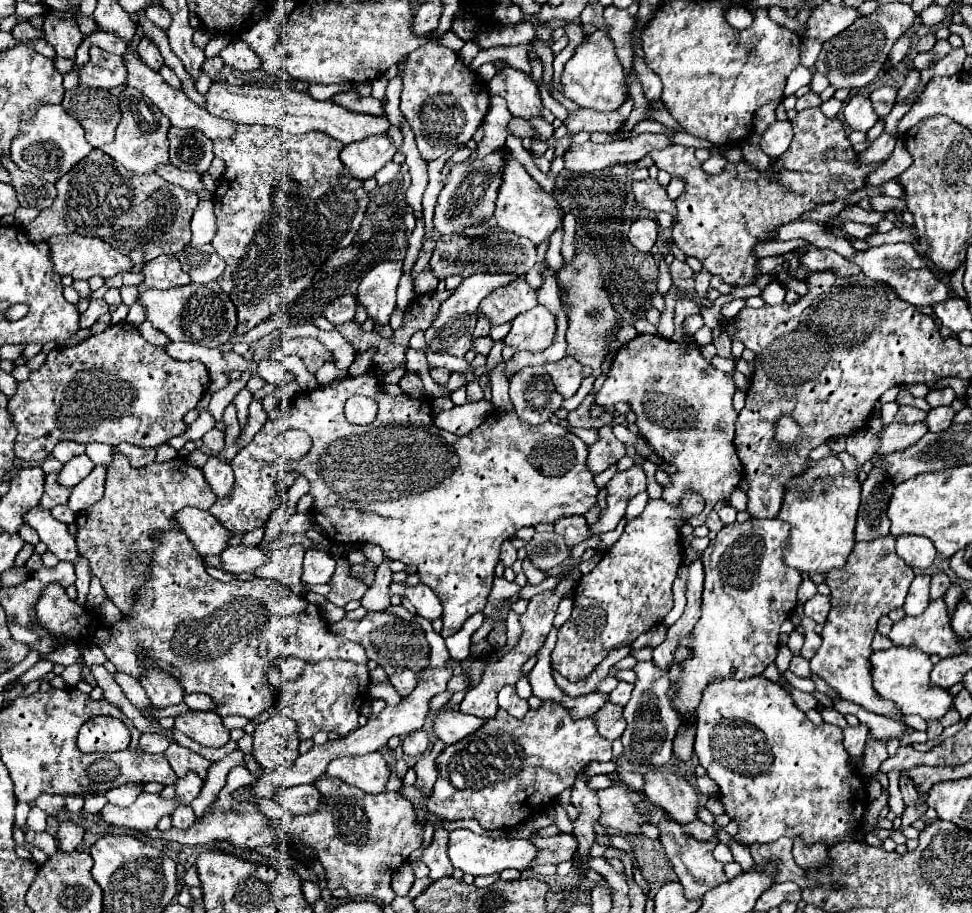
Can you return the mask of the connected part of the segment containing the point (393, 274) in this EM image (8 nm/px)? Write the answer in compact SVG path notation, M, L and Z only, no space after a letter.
M381 262L359 284L357 298L365 306L367 316L379 328L389 324L389 316L395 310L399 278L401 262Z

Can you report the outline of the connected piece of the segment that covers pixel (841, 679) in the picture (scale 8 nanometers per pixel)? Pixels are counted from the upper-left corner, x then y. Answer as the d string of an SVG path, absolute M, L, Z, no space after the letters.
M887 534L869 542L857 542L849 562L841 570L831 570L827 574L827 586L831 588L831 612L821 632L823 644L817 654L811 658L811 672L821 676L839 696L861 704L865 710L893 718L899 724L905 724L905 714L893 704L883 700L873 688L871 678L871 640L877 630L877 620L901 608L907 596L907 590L915 578L911 566L901 562L895 554L895 536Z

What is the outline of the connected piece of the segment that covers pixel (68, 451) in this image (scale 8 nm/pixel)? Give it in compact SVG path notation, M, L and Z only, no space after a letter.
M61 440L53 450L53 456L63 464L69 462L73 456L79 456L79 454L85 454L85 446L71 442L71 440Z

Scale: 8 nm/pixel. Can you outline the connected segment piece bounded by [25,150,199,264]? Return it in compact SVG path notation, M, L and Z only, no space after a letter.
M91 150L89 156L83 158L81 164L73 166L69 174L57 180L57 198L51 208L41 210L41 214L25 228L25 236L29 242L45 242L53 234L71 234L77 232L81 236L97 236L109 242L115 250L129 256L133 264L145 264L161 254L177 254L191 242L191 218L199 204L197 194L189 194L181 186L173 186L165 182L159 174L133 174L125 170L119 162L109 158L103 150Z

